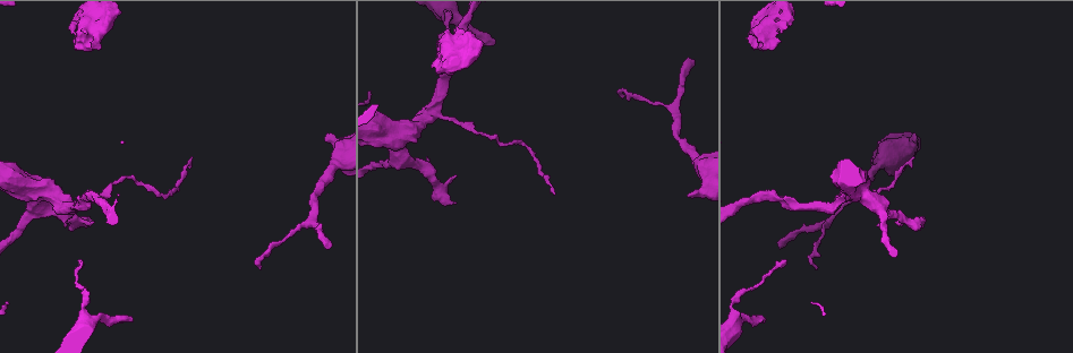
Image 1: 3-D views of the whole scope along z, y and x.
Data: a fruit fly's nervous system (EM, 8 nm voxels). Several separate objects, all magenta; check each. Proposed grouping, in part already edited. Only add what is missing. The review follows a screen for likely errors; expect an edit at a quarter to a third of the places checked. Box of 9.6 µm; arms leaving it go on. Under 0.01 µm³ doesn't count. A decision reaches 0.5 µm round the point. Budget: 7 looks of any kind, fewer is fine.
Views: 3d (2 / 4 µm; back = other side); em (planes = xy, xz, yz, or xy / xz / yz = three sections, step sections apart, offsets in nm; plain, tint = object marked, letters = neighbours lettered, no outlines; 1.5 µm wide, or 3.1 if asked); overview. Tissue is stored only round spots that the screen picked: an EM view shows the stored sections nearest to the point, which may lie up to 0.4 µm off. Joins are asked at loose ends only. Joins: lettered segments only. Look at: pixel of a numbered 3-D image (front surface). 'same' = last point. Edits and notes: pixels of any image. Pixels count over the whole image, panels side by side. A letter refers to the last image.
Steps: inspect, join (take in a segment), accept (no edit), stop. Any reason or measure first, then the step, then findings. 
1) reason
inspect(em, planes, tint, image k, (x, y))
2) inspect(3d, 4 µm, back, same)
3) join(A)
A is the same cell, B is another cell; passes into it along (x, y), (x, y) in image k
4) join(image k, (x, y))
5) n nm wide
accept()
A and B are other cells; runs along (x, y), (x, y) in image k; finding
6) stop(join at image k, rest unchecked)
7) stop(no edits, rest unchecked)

an open end
inspect(em, planes, tint, image 1, (436, 74))

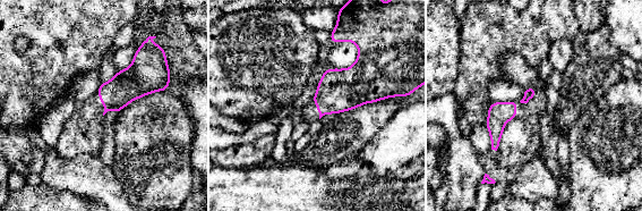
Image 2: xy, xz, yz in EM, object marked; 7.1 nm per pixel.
what lies round it
inspect(em, planes, letters, same)

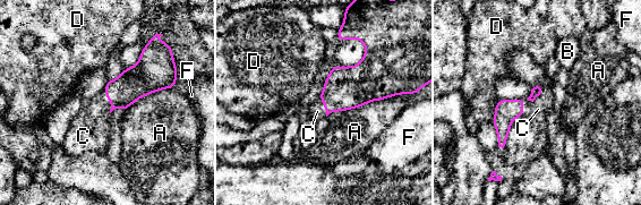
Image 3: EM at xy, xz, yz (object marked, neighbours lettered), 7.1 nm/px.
A touches over 420 nm
join(C)
C is the same cell, A, B, D and F are other cells; it goes on there

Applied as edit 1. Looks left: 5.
inspect(overview)

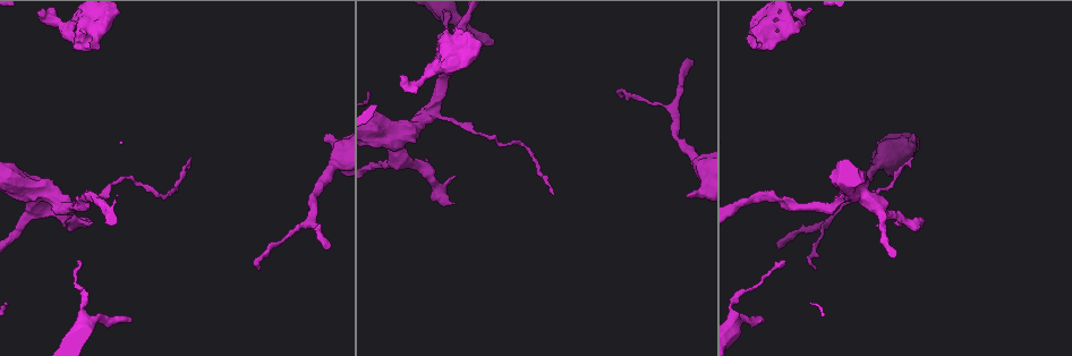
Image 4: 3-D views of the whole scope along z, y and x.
branch stops here
inspect(em, xz, step 4, letters, image 4, (828, 211))

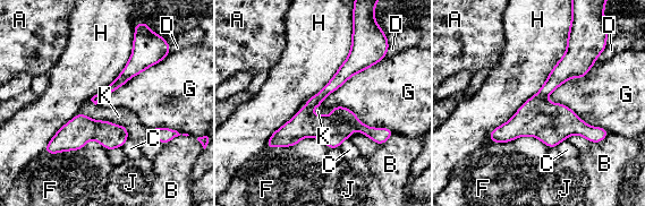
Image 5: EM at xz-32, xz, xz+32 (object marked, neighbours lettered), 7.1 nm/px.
another direction
inspect(em, xy, step 8, letters, same)

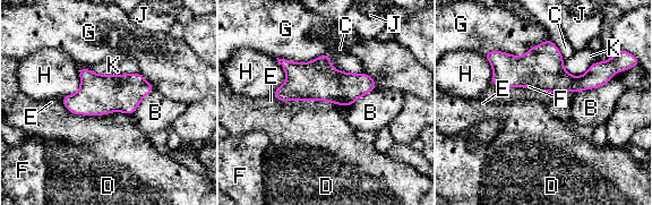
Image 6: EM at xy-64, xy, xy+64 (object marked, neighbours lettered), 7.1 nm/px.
accept()
B, C, D, E, F, G, H, J and K are other cells; border along (62, 103), (73, 113), (129, 114) in image 6; no lettered segment goes on from it

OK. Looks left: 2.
branch stops here
inspect(3d, 2 µm, image 4, (690, 62))

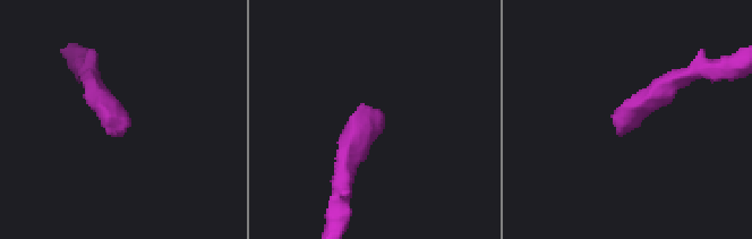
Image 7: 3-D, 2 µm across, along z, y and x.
inspect(em, planes, letters, image 7, (120, 134))

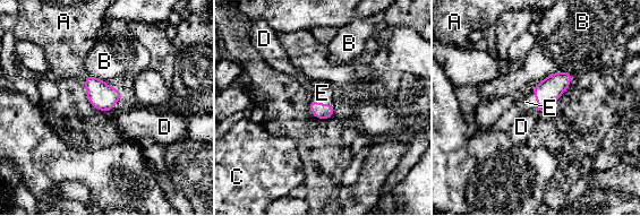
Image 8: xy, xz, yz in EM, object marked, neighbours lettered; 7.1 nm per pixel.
B touches over 240 nm
join(E)
E is the same cell, A, B, C and D are other cells; passes into it along (548, 91), (536, 100), (525, 103) in image 8; it goes on there

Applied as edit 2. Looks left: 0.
stop(join at image 3, join at image 8, rest unchecked)

